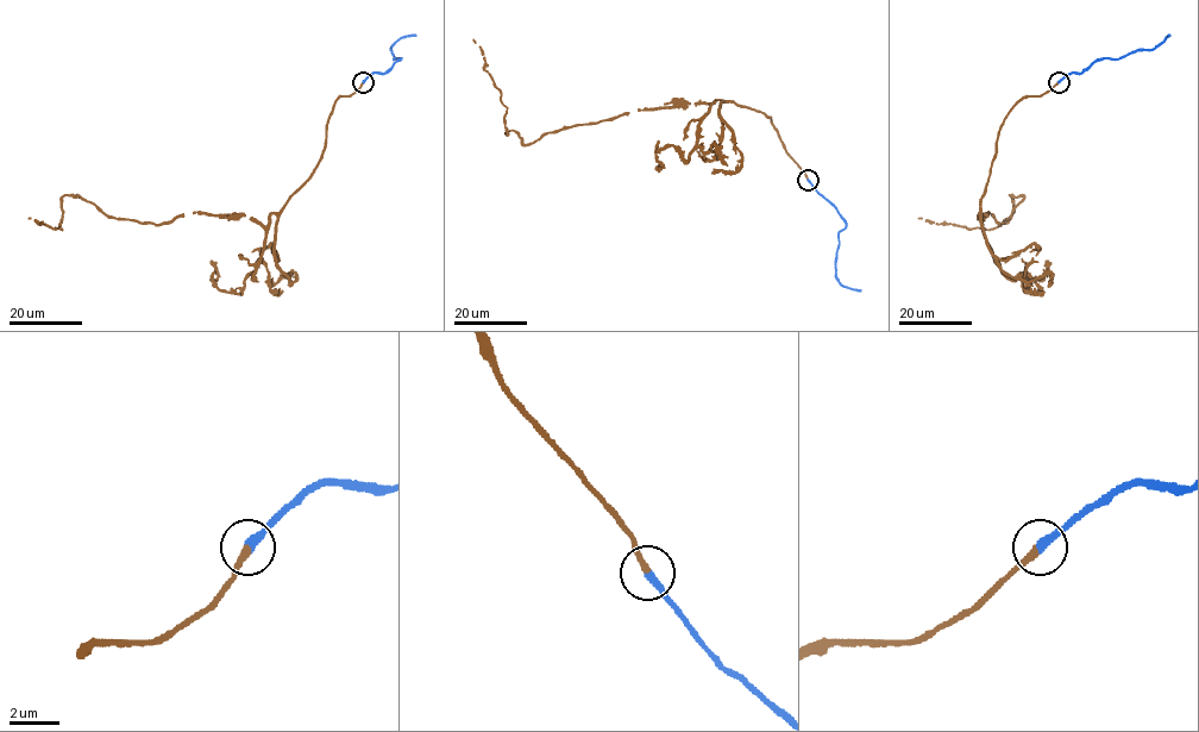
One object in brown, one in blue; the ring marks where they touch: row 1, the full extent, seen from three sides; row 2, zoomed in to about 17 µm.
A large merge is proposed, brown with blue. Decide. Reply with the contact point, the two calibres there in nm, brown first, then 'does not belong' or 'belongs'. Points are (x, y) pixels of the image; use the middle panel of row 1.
at (808, 180); 280 nm thick on the brown side, 360 nm on the other; belongs

